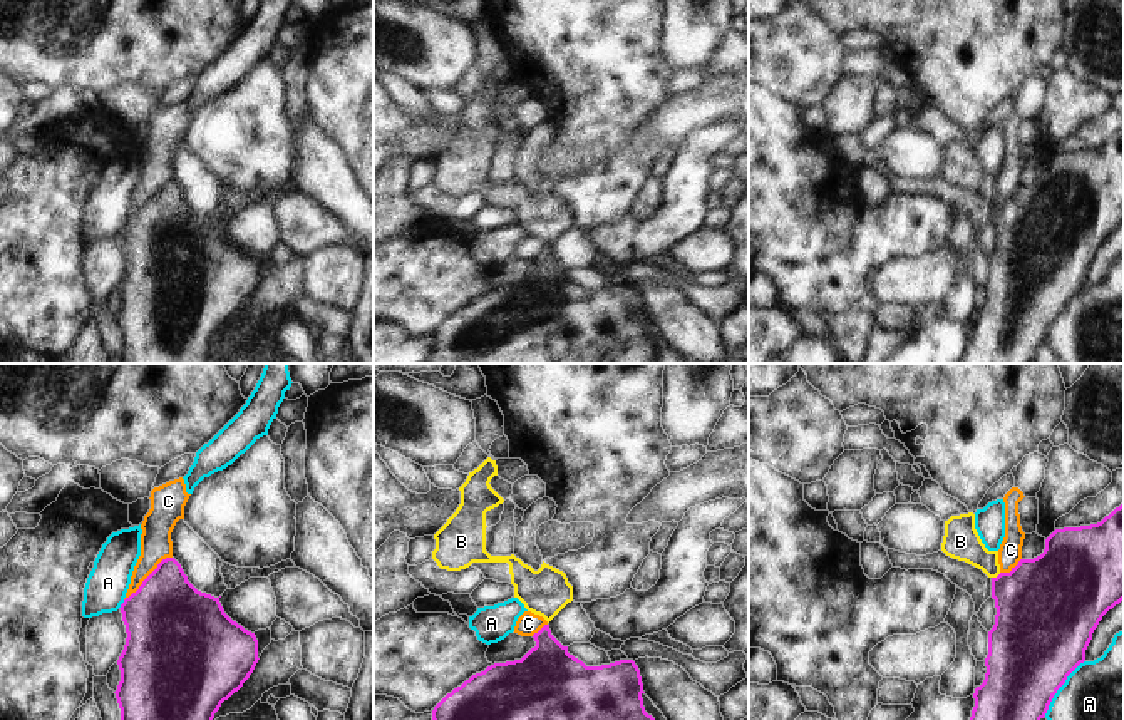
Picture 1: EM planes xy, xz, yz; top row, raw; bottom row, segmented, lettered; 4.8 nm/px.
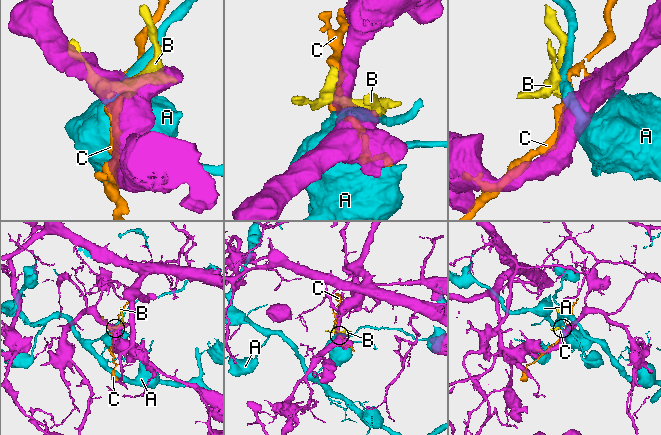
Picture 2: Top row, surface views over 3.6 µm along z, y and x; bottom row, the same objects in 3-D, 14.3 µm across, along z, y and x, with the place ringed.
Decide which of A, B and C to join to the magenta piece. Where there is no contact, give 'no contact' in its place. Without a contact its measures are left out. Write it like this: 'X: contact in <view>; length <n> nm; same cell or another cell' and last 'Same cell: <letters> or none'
A: contact in yz; length 340 nm; another cell
B: contact in yz; length 50 nm; same cell
C: contact in xy; length 320 nm; another cell
Same cell: B

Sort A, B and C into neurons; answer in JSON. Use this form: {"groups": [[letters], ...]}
{"groups": [["A"], ["B"], ["C"]]}

